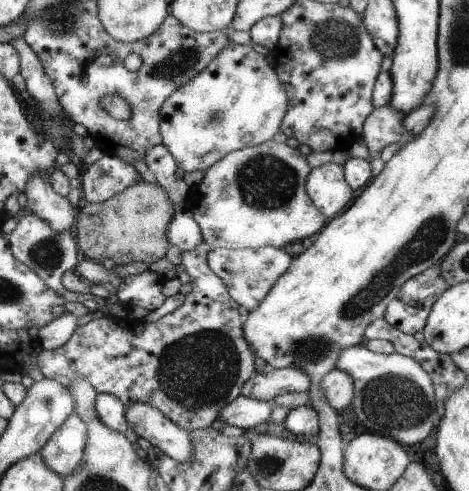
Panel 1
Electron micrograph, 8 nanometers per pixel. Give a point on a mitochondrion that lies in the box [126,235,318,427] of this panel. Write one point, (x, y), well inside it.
(197, 370)

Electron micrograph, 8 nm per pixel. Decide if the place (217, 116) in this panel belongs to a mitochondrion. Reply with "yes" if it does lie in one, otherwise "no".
yes

